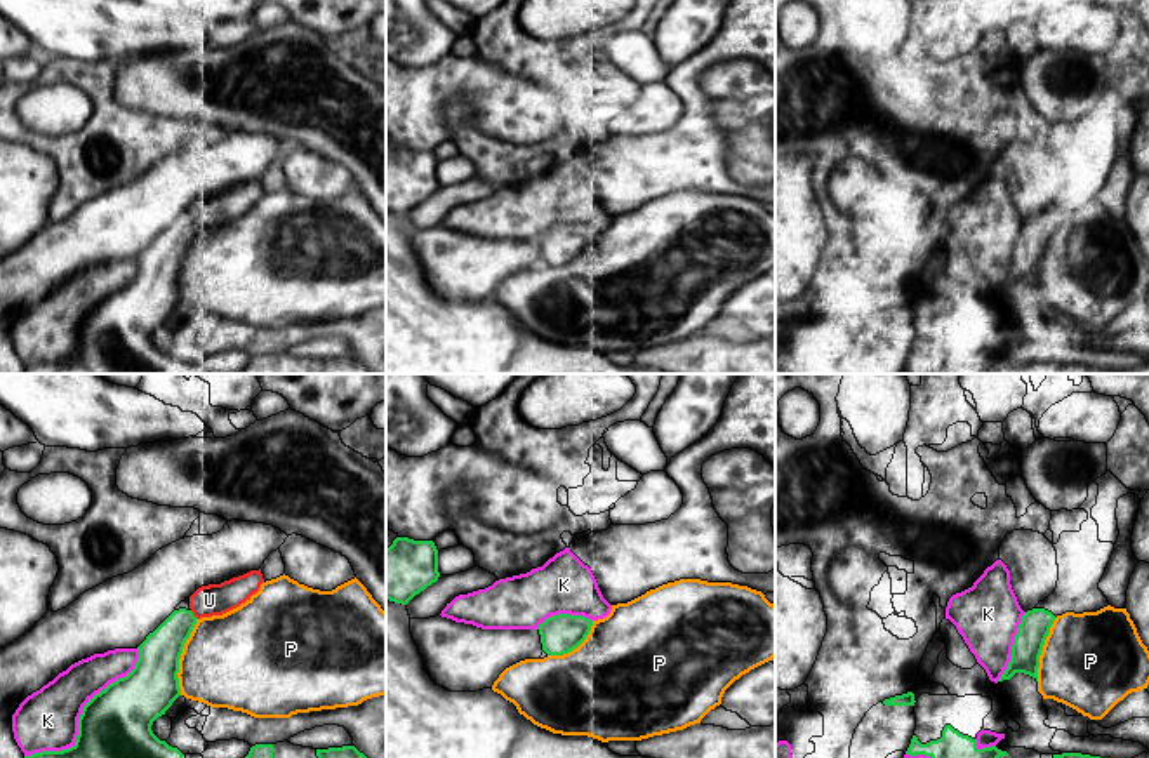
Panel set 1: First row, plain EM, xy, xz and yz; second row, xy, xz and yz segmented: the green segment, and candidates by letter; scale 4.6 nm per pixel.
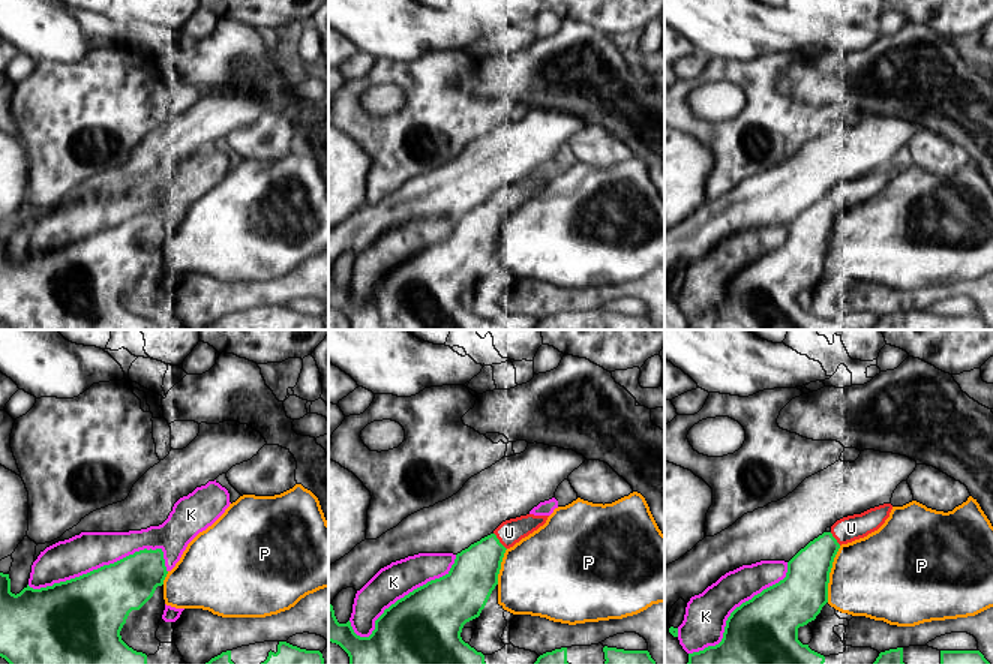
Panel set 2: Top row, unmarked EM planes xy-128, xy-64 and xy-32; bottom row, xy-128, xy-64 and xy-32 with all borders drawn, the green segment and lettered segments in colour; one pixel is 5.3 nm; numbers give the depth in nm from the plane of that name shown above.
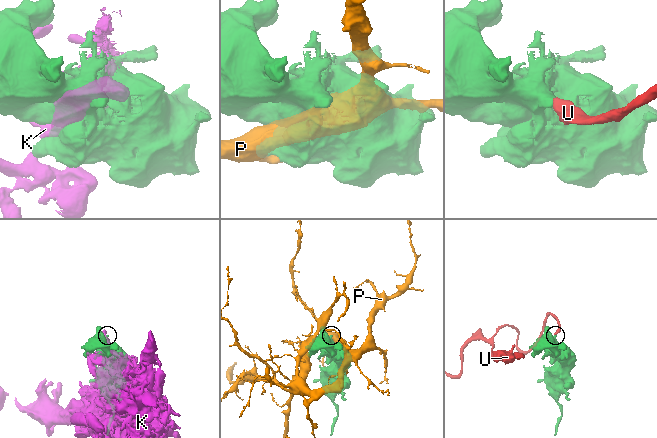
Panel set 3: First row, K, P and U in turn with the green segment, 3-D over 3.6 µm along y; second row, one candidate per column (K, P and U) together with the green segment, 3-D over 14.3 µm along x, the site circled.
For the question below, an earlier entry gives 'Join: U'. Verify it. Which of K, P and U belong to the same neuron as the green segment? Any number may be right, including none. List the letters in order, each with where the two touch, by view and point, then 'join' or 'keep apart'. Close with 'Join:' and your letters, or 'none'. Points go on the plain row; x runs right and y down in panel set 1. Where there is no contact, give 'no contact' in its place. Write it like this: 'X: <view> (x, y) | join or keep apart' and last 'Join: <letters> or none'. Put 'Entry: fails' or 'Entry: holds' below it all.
K: xy (80, 325) | keep apart
P: xy (179, 268) | keep apart
U: xy (192, 225) | join
Join: U
Entry: holds

